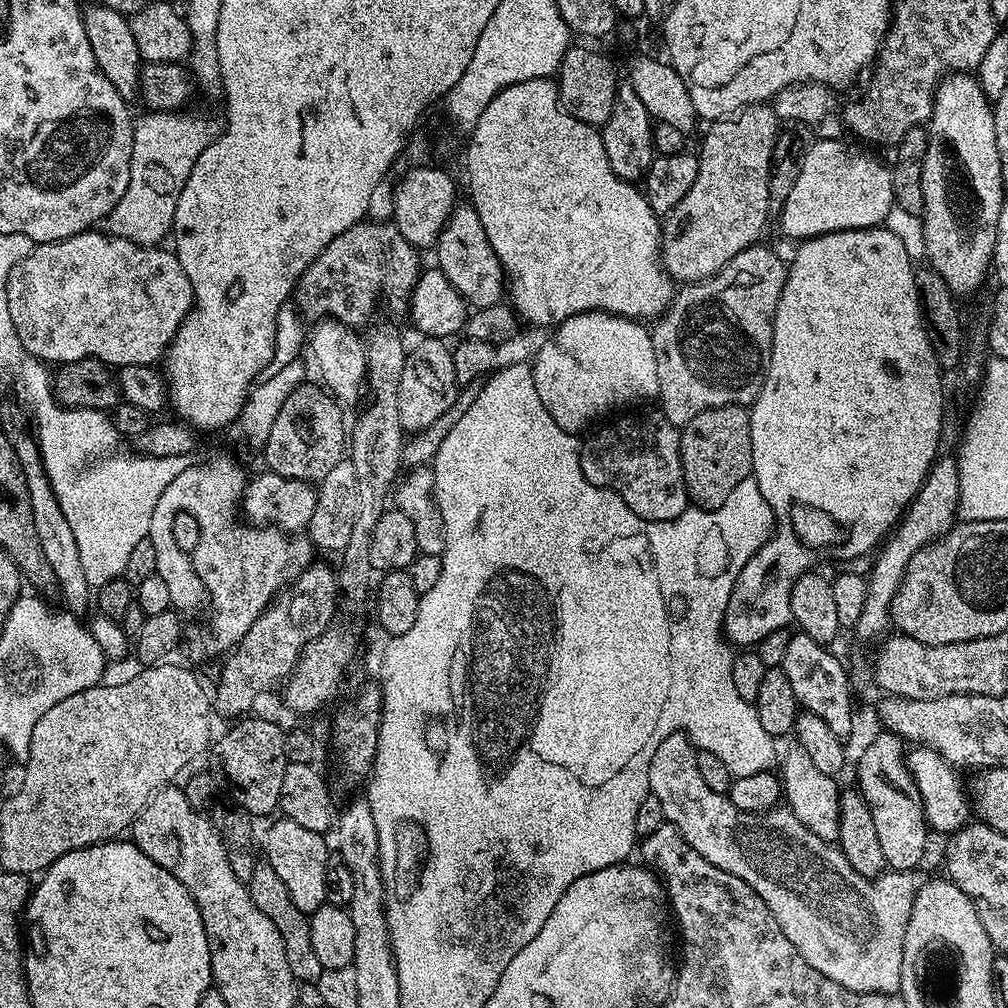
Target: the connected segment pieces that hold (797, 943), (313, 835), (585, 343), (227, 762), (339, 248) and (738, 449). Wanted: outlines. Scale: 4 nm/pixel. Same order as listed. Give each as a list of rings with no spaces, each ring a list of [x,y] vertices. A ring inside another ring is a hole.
[[[672,732],[670,738],[666,738],[666,742],[662,742],[662,746],[658,746],[654,750],[654,758],[648,764],[648,790],[651,796],[658,798],[665,821],[674,825],[682,834],[682,838],[686,838],[686,842],[690,842],[690,846],[694,846],[694,850],[698,850],[698,854],[702,854],[702,858],[706,858],[706,862],[714,862],[714,866],[718,866],[718,870],[726,870],[730,874],[734,874],[734,878],[742,878],[742,882],[746,882],[746,886],[750,886],[750,890],[754,890],[754,894],[758,894],[758,898],[762,898],[762,902],[766,902],[770,914],[774,914],[778,926],[782,926],[782,934],[786,934],[790,946],[794,946],[794,950],[798,950],[798,954],[802,954],[802,958],[806,958],[806,962],[810,962],[810,966],[814,966],[814,970],[818,970],[818,974],[830,978],[830,982],[838,982],[838,986],[846,986],[846,990],[877,992],[887,996],[899,993],[906,926],[910,922],[910,910],[914,906],[916,891],[920,889],[922,883],[920,872],[916,870],[906,872],[888,870],[884,875],[875,878],[860,876],[858,870],[854,870],[854,866],[850,866],[850,862],[846,862],[846,854],[842,854],[842,850],[833,841],[818,838],[818,834],[814,834],[814,830],[806,830],[806,826],[802,826],[802,822],[798,822],[796,815],[789,812],[787,807],[777,806],[771,812],[765,812],[763,815],[738,810],[738,806],[734,806],[728,801],[725,793],[715,792],[710,790],[710,786],[706,786],[702,774],[698,771],[697,751],[695,743],[689,740],[683,732]]]
[[[287,818],[273,819],[268,828],[268,837],[263,837],[262,852],[266,855],[266,863],[274,866],[274,874],[282,878],[290,899],[298,910],[311,914],[323,906],[327,898],[330,864],[328,866],[328,844],[321,833],[305,830],[298,822]]]
[[[583,312],[577,316],[572,316],[568,320],[555,325],[552,337],[541,346],[536,352],[536,360],[531,361],[532,373],[534,374],[534,386],[538,386],[538,398],[542,398],[542,406],[546,406],[546,411],[550,413],[550,418],[562,426],[562,430],[573,434],[580,434],[587,424],[595,425],[599,416],[604,416],[607,412],[612,412],[615,408],[624,408],[627,404],[636,404],[639,400],[655,401],[660,394],[658,386],[658,362],[654,362],[654,346],[652,345],[652,333],[643,323],[634,318],[626,316],[614,316],[611,312]]]
[[[250,718],[241,719],[220,741],[217,739],[214,744],[214,752],[216,748],[216,764],[219,775],[228,786],[229,792],[233,798],[249,812],[252,817],[260,818],[260,816],[271,817],[273,813],[280,807],[280,795],[282,794],[282,778],[286,775],[286,766],[289,759],[286,750],[286,732],[280,729],[272,720],[248,720]]]
[[[361,222],[350,226],[302,274],[299,284],[296,285],[294,293],[295,305],[305,317],[312,322],[319,322],[325,318],[340,320],[341,323],[349,326],[364,324],[376,312],[376,303],[380,295],[388,300],[407,301],[412,295],[414,286],[420,278],[422,263],[420,264],[421,253],[397,230],[392,222]]]
[[[743,404],[714,406],[710,410],[702,410],[702,414],[698,414],[698,418],[690,418],[690,422],[683,425],[680,433],[682,474],[684,475],[684,485],[688,491],[688,499],[695,507],[713,512],[715,508],[720,508],[726,503],[730,498],[730,493],[739,484],[742,484],[747,476],[752,475],[751,417],[751,411]]]

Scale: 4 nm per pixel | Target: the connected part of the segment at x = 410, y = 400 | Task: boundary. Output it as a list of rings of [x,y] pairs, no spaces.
[[[424,338],[419,342],[421,344],[404,357],[402,382],[398,386],[400,425],[408,434],[425,432],[434,426],[434,422],[453,406],[458,391],[452,348],[444,345],[447,343],[440,338]]]

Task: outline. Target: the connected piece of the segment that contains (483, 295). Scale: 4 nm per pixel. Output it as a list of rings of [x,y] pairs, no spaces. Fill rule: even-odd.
[[[460,202],[452,209],[452,217],[434,245],[435,252],[435,263],[444,271],[446,278],[450,278],[454,290],[458,290],[473,309],[494,306],[505,299],[506,273],[471,203]]]

